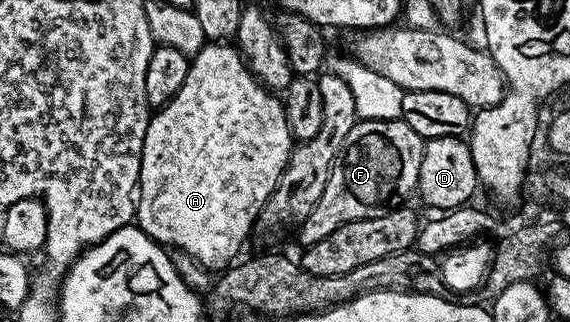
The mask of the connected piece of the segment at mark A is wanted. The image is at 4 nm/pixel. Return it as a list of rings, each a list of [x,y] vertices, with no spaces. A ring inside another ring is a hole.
[[[213,42],[204,45],[200,51],[191,55],[186,80],[182,88],[169,100],[165,106],[159,107],[149,117],[146,128],[146,140],[142,144],[142,160],[140,161],[140,185],[136,199],[135,225],[146,232],[155,242],[159,242],[165,248],[190,252],[202,263],[206,269],[213,272],[223,272],[241,257],[240,249],[248,238],[248,233],[253,233],[256,218],[262,212],[266,200],[274,192],[282,172],[288,166],[288,157],[292,154],[294,139],[290,132],[290,124],[286,120],[283,101],[273,91],[259,82],[248,70],[240,51],[235,45],[222,42]]]

